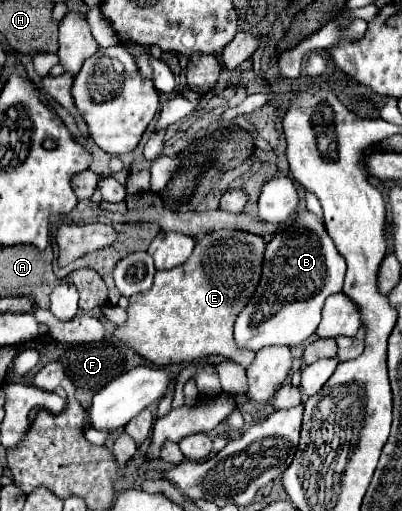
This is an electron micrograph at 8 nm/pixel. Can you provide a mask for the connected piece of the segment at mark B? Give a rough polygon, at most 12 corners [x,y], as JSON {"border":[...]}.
{"border":[[309,209],[265,245],[237,345],[301,345],[345,261]]}

